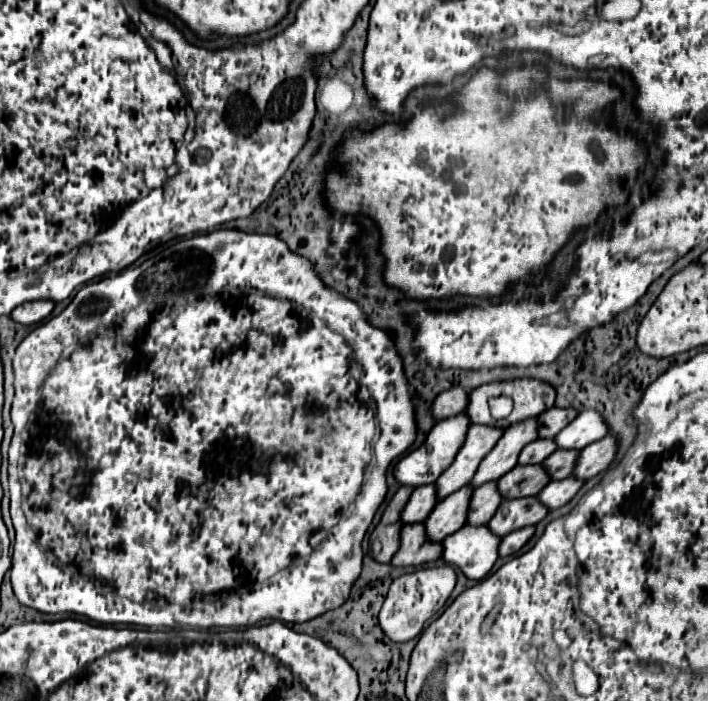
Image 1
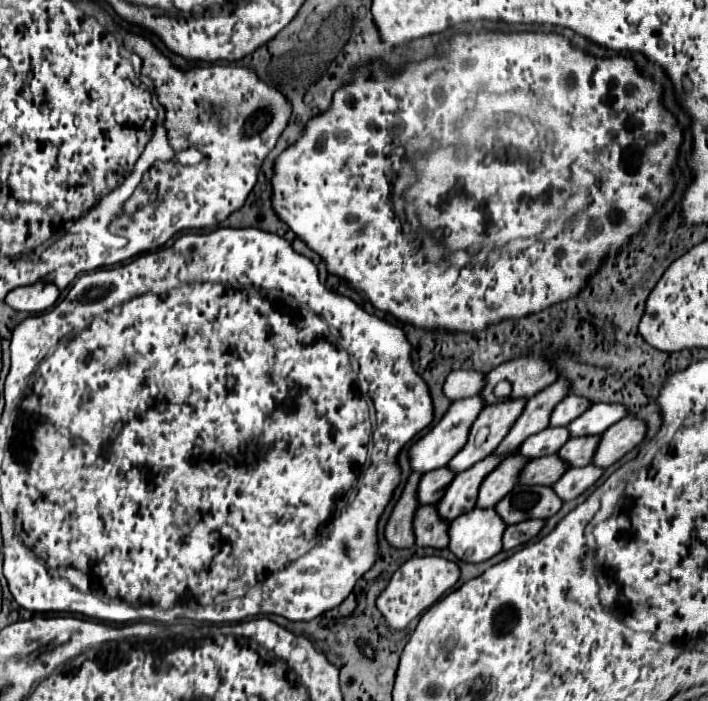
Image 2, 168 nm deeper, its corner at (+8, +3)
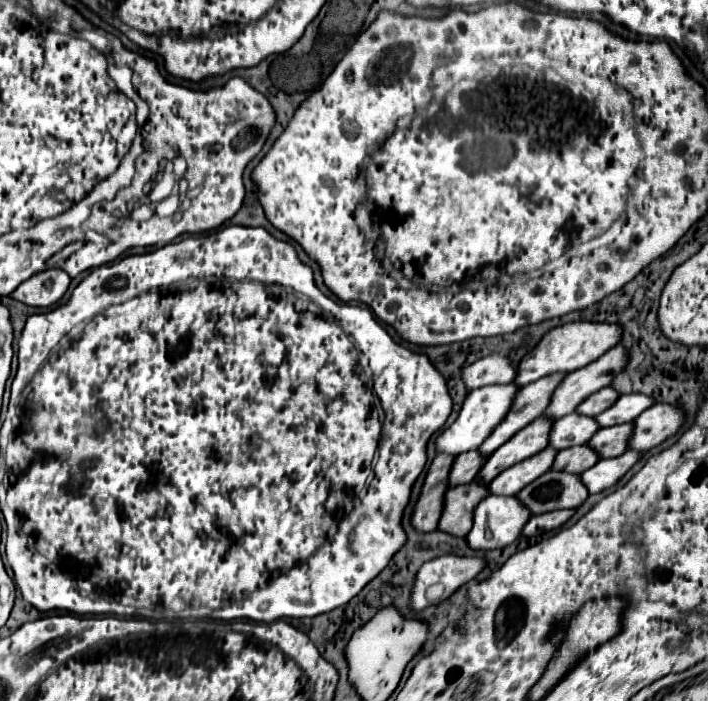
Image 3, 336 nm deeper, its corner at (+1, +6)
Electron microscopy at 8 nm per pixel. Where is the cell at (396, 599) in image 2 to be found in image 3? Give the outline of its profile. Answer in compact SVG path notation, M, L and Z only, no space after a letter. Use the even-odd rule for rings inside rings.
M445 555L425 563L415 579L411 593L411 607L421 611L429 605L437 605L449 599L461 585L475 579L485 567L479 557L457 557Z

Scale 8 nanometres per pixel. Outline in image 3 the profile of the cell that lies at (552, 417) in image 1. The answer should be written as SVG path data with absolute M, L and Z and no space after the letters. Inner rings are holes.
M613 387L599 389L599 391L595 391L593 395L589 395L589 397L577 407L577 413L581 413L581 415L589 415L589 417L595 417L595 415L603 413L605 409L609 409L611 403L615 403L617 399L619 399L619 393L617 393Z

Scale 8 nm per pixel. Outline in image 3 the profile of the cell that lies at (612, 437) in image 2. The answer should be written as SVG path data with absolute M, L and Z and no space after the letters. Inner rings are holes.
M655 403L635 419L635 435L631 437L629 449L647 451L673 437L685 421L679 407L667 403Z

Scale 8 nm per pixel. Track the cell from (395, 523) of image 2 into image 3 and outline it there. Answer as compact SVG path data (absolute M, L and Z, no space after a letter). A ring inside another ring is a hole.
M439 453L429 467L425 485L421 489L421 497L411 517L413 527L421 533L429 533L437 529L437 523L443 513L443 501L445 501L445 491L449 487L449 471L453 461L455 457L447 453Z

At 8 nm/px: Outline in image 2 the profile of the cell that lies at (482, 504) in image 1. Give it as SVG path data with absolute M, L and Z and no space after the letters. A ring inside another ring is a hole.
M512 454L512 458L504 458L480 484L476 508L494 508L496 502L500 502L514 486L516 486L516 474L520 474L520 466L524 466L528 458L520 458L518 454Z

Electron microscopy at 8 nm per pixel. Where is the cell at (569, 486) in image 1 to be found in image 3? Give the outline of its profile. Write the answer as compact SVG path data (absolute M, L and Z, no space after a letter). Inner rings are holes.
M627 451L615 459L601 459L595 467L581 473L583 483L589 487L589 493L601 493L603 489L613 487L639 459L643 457L641 451Z

